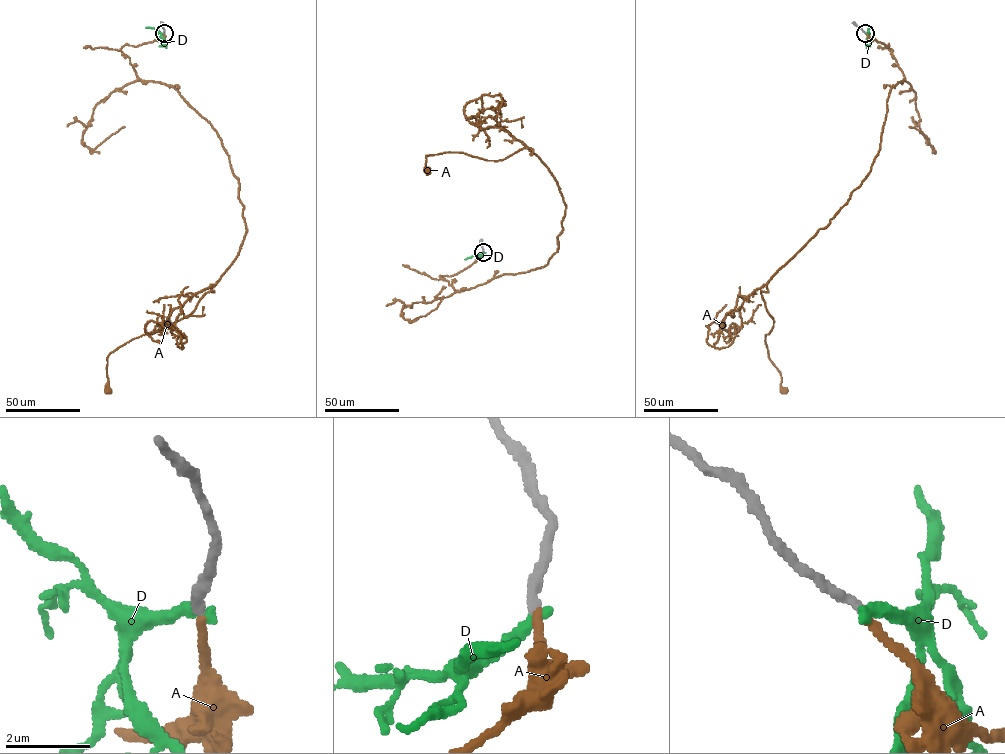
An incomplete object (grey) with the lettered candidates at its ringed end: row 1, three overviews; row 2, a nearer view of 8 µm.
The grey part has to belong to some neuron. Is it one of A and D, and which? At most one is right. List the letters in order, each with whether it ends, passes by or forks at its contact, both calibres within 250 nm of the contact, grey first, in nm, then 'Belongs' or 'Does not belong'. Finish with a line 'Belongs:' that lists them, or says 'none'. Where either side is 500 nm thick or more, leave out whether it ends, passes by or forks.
A: It ends there. Thickness 240 nm (grey) against 190 nm. Belongs
D: It ends there. Thickness 280 nm (grey) against 320 nm. Does not belong
Belongs: A

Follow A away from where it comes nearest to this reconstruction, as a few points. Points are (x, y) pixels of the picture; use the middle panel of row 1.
A: (482, 252), (439, 276), (462, 291), (546, 265), (565, 206), (549, 169), (524, 148), (429, 154), (427, 169)

